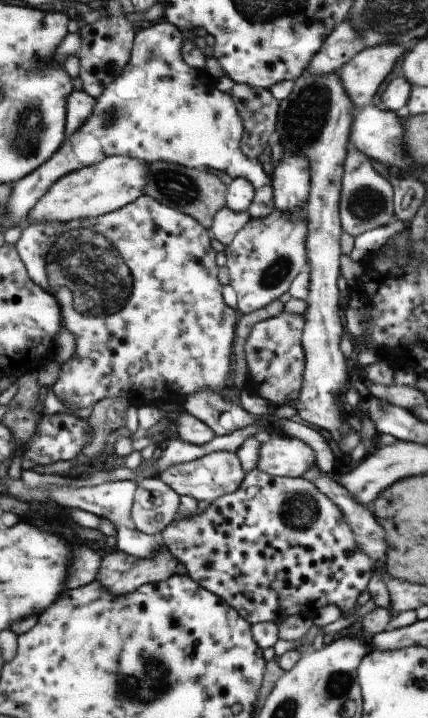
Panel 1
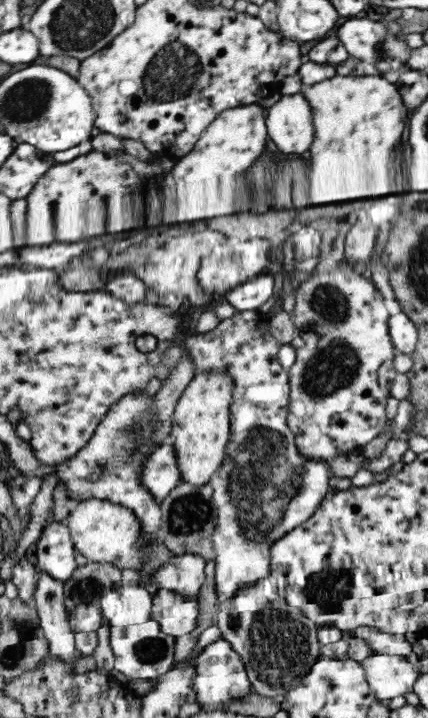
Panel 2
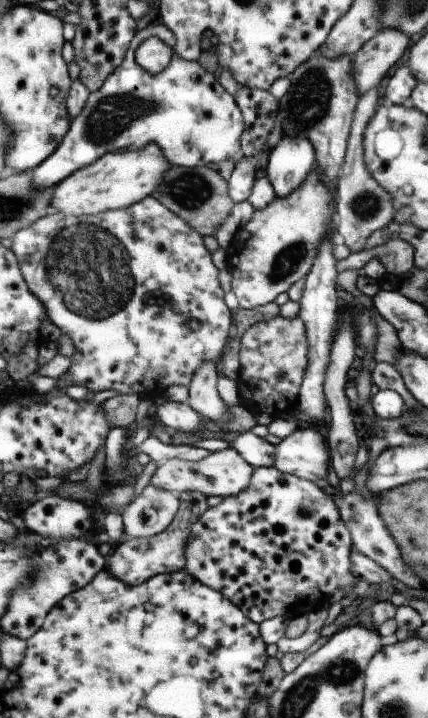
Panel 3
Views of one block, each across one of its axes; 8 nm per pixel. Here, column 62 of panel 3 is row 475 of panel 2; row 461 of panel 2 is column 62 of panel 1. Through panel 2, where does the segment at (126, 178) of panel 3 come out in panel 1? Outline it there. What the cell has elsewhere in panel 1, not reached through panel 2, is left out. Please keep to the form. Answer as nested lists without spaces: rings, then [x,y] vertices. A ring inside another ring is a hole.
[[[109,156],[101,162],[70,172],[51,184],[49,190],[41,195],[25,219],[35,222],[69,222],[89,219],[117,210],[143,194],[147,182],[147,163],[129,156]]]

